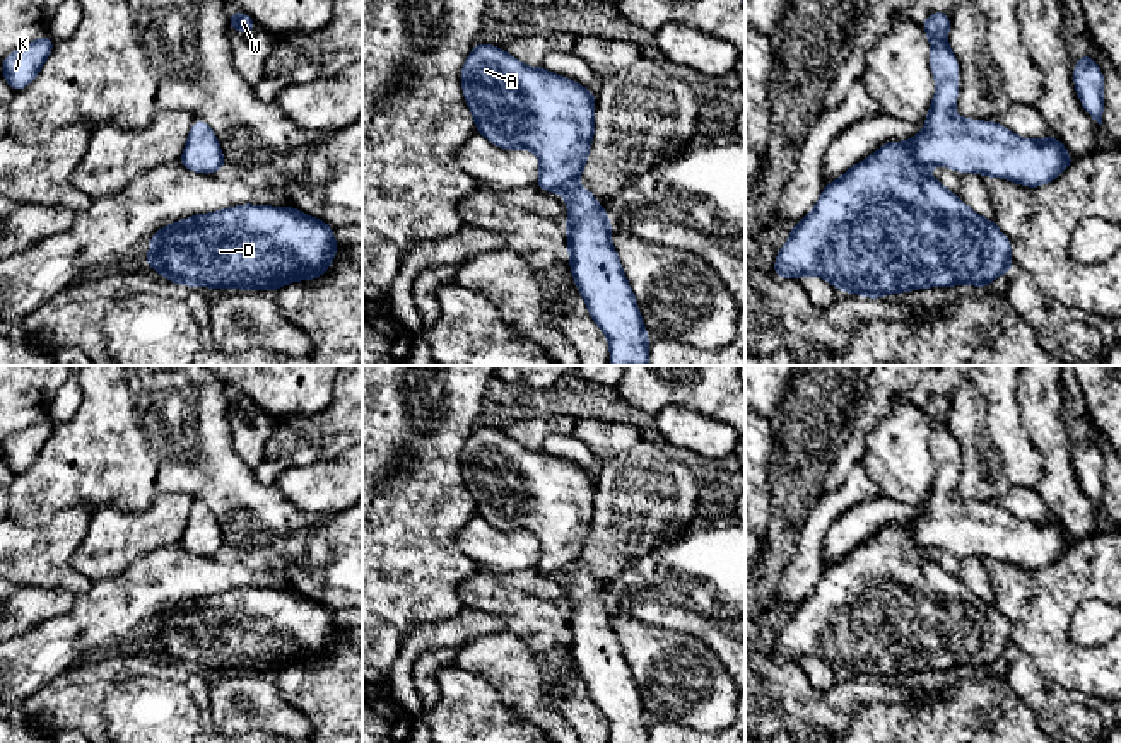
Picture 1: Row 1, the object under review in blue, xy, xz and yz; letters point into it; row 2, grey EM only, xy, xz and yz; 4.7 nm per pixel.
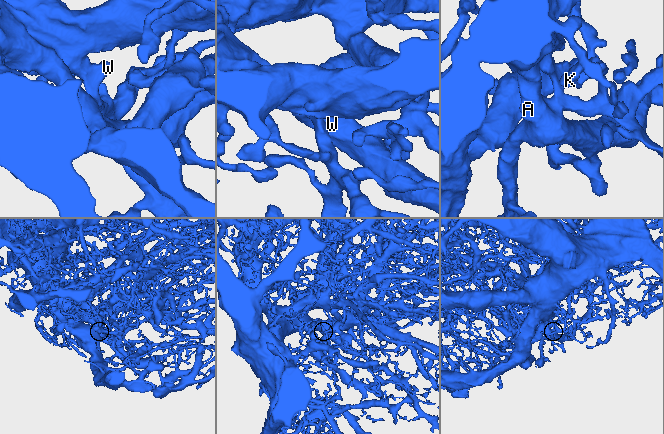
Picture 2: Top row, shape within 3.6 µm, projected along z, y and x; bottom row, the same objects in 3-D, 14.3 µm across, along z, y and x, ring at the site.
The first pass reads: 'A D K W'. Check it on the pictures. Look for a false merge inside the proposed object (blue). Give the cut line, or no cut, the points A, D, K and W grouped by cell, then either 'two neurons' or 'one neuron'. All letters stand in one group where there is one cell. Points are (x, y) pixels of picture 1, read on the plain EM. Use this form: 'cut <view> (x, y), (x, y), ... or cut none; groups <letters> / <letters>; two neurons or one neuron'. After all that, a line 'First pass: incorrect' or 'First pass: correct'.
cut none; groups A D K W; one neuron
First pass: correct

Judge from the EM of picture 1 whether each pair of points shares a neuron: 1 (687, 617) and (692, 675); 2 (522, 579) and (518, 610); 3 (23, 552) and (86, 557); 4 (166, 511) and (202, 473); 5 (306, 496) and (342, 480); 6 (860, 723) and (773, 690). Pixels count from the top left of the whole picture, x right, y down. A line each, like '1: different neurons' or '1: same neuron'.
1: different neurons
2: different neurons
3: different neurons
4: different neurons
5: same neuron
6: different neurons

